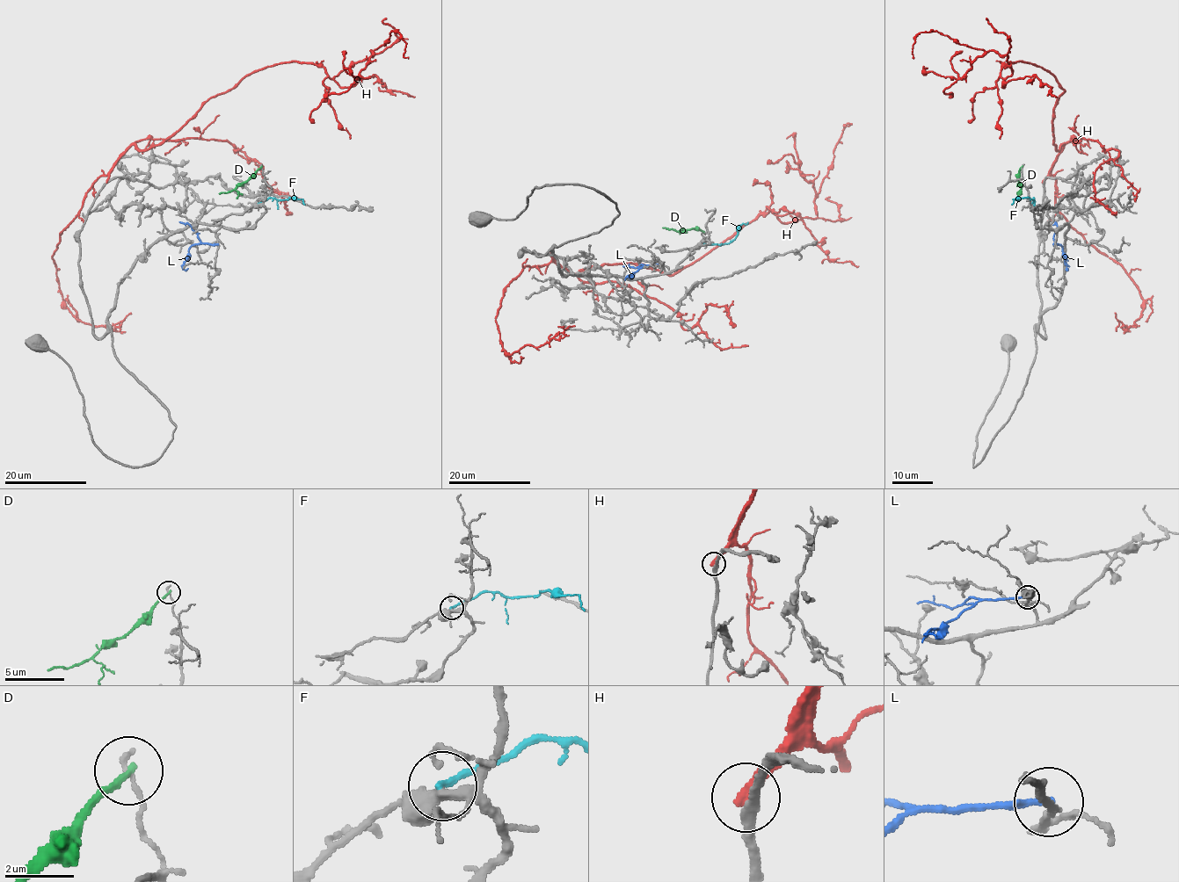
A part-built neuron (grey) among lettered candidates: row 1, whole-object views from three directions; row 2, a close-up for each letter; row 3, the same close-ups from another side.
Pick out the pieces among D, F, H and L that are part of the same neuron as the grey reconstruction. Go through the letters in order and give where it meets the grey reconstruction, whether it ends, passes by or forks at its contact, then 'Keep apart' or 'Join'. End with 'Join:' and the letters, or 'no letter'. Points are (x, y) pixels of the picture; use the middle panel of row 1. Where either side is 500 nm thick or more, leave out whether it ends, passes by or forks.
D: Touches grey at (704, 233). It ends there. Keep apart
F: Touches grey at (702, 242). It ends there. Keep apart
H: Touches grey at (550, 254). It ends there. Keep apart
L: Touches grey at (661, 264). It ends there. Keep apart
Join: no letter

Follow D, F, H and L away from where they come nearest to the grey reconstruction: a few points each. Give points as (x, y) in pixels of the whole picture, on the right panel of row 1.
D: (1022, 167), (1017, 179), (1022, 188), (1016, 193)
F: (1031, 204), (1034, 198), (1016, 198), (1011, 205)
H: (1043, 181), (1062, 148), (1056, 79), (1023, 61), (1004, 65), (1006, 78), (1006, 55), (934, 31), (913, 56)
L: (1053, 244), (1060, 244), (1066, 270), (1067, 268)

